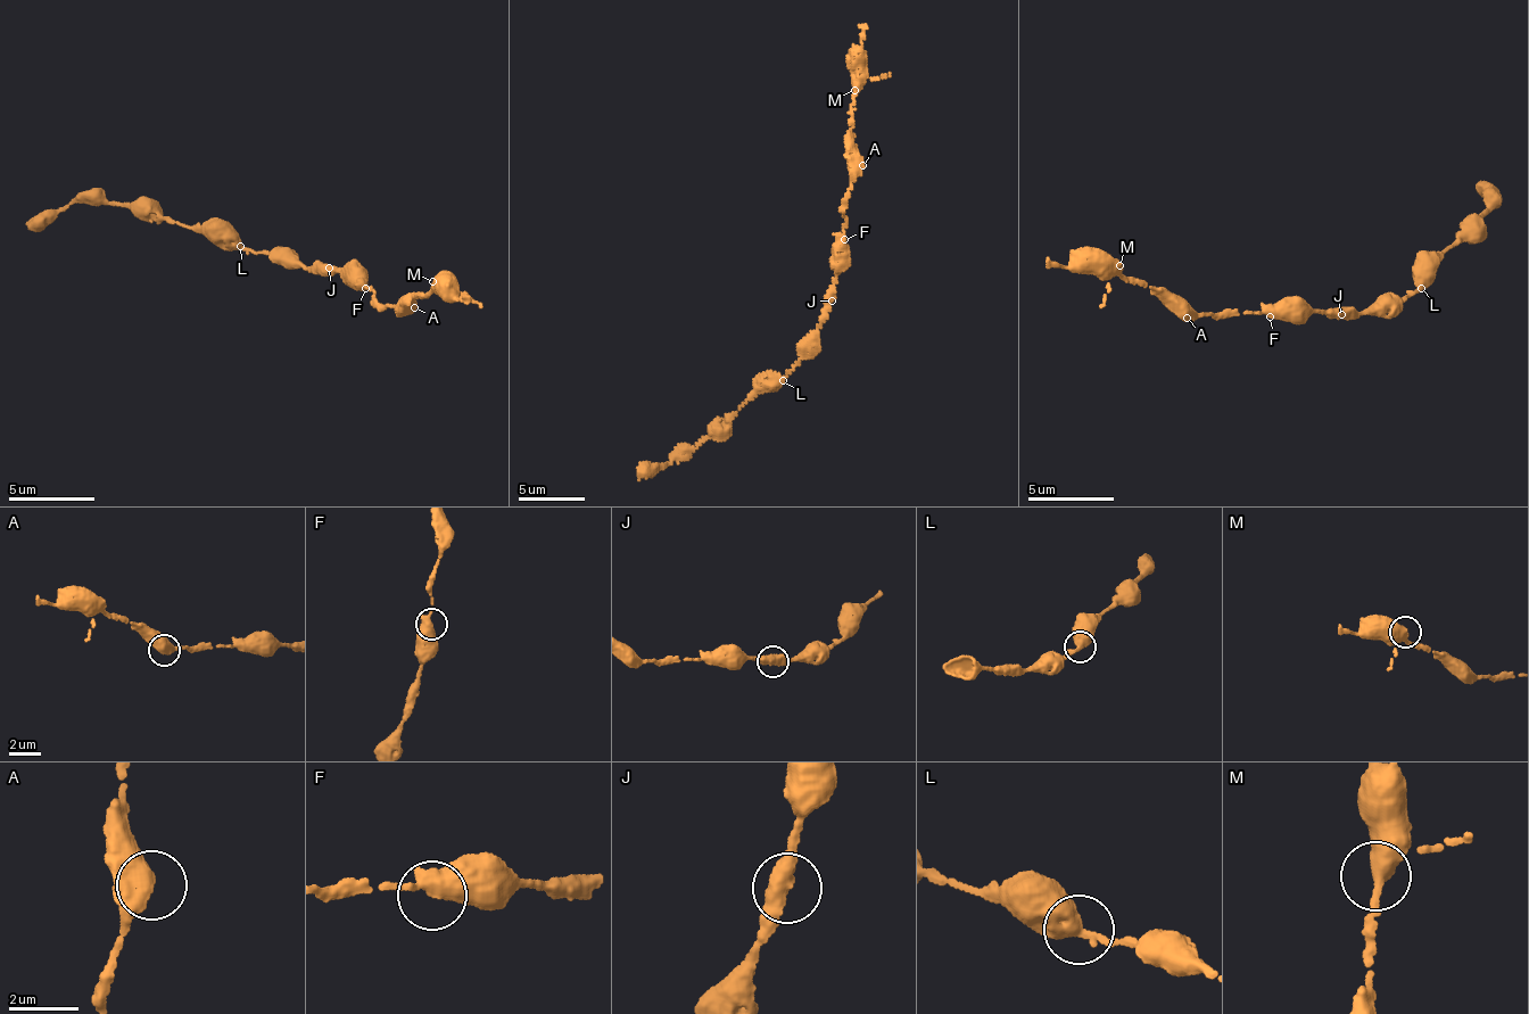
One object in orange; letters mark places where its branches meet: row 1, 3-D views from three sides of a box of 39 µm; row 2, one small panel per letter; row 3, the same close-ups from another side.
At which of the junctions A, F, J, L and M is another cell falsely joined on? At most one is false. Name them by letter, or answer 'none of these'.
L

